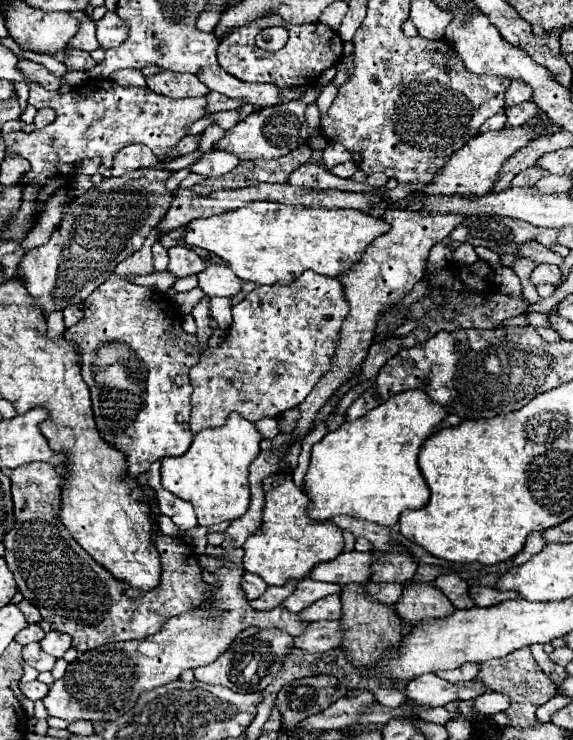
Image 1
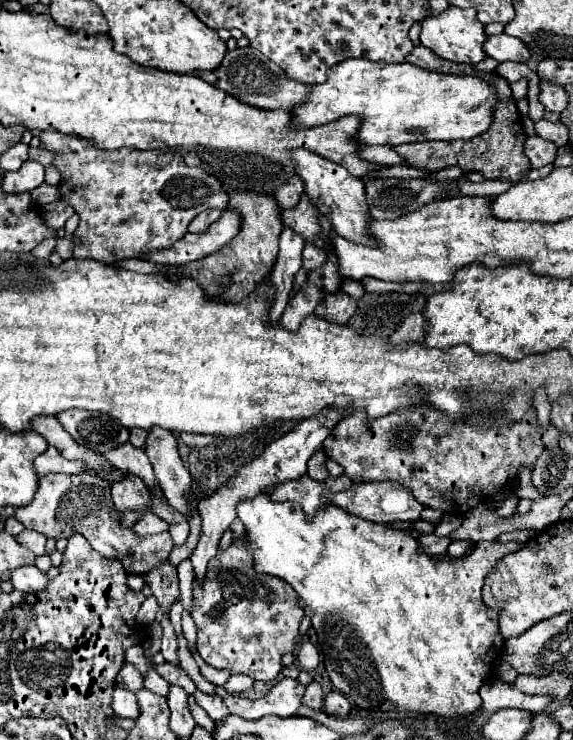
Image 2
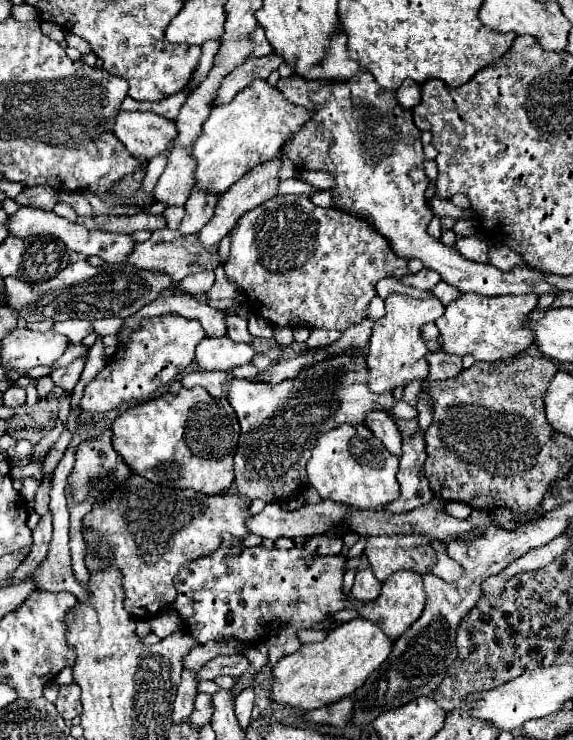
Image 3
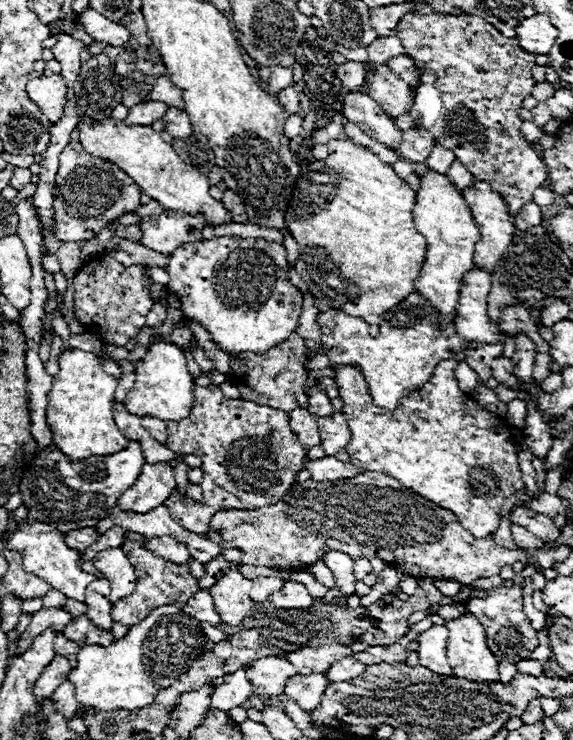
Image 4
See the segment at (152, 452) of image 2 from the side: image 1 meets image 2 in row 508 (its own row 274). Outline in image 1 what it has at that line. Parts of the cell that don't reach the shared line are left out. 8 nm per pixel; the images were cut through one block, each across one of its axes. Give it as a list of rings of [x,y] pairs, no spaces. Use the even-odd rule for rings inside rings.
[[[174,246],[168,250],[170,252],[170,264],[168,264],[168,272],[176,274],[178,278],[190,276],[190,274],[200,274],[204,270],[204,262],[202,258],[182,246]]]

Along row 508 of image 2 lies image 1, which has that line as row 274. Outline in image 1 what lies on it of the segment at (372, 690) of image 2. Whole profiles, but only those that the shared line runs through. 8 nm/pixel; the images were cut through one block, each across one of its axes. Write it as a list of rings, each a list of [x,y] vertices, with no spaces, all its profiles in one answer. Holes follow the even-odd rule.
[[[250,202],[248,206],[226,214],[192,220],[186,228],[184,242],[214,252],[246,282],[274,286],[292,284],[306,270],[336,278],[362,258],[364,248],[370,246],[374,238],[388,230],[390,226],[384,220],[376,220],[360,210]]]

